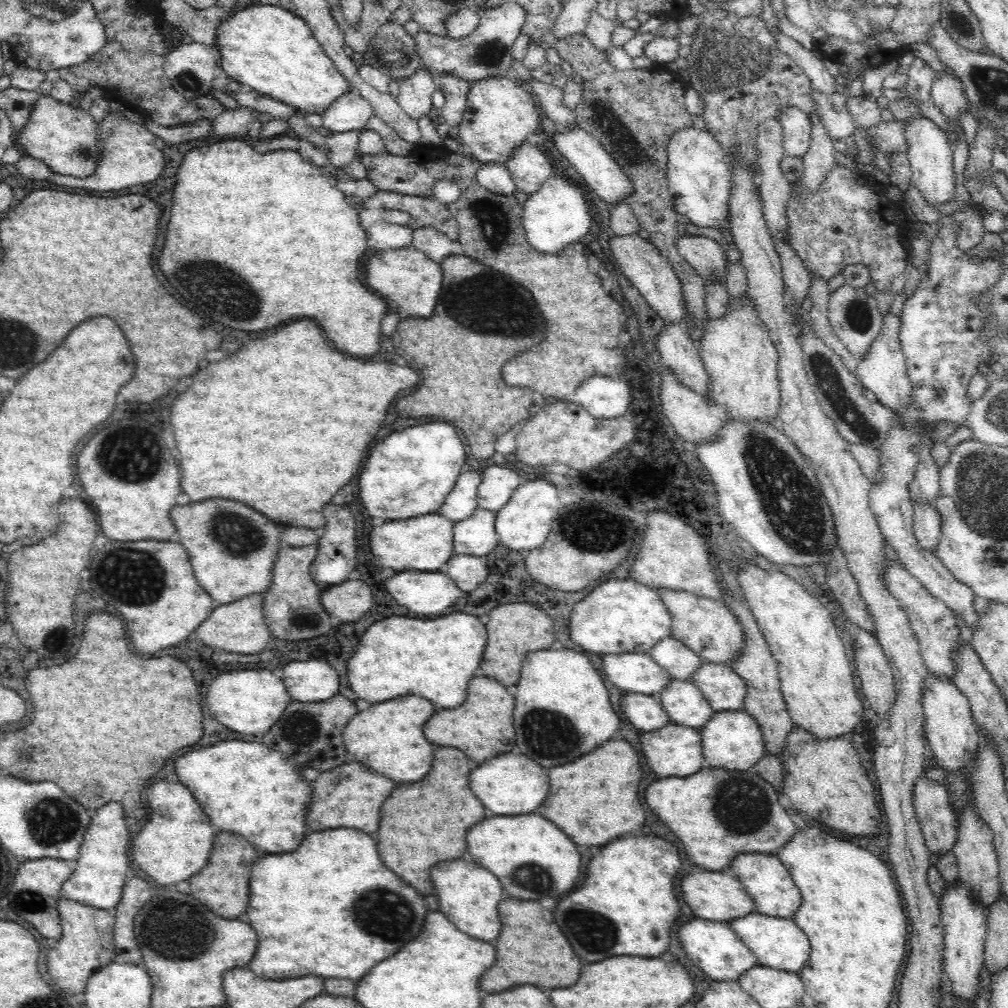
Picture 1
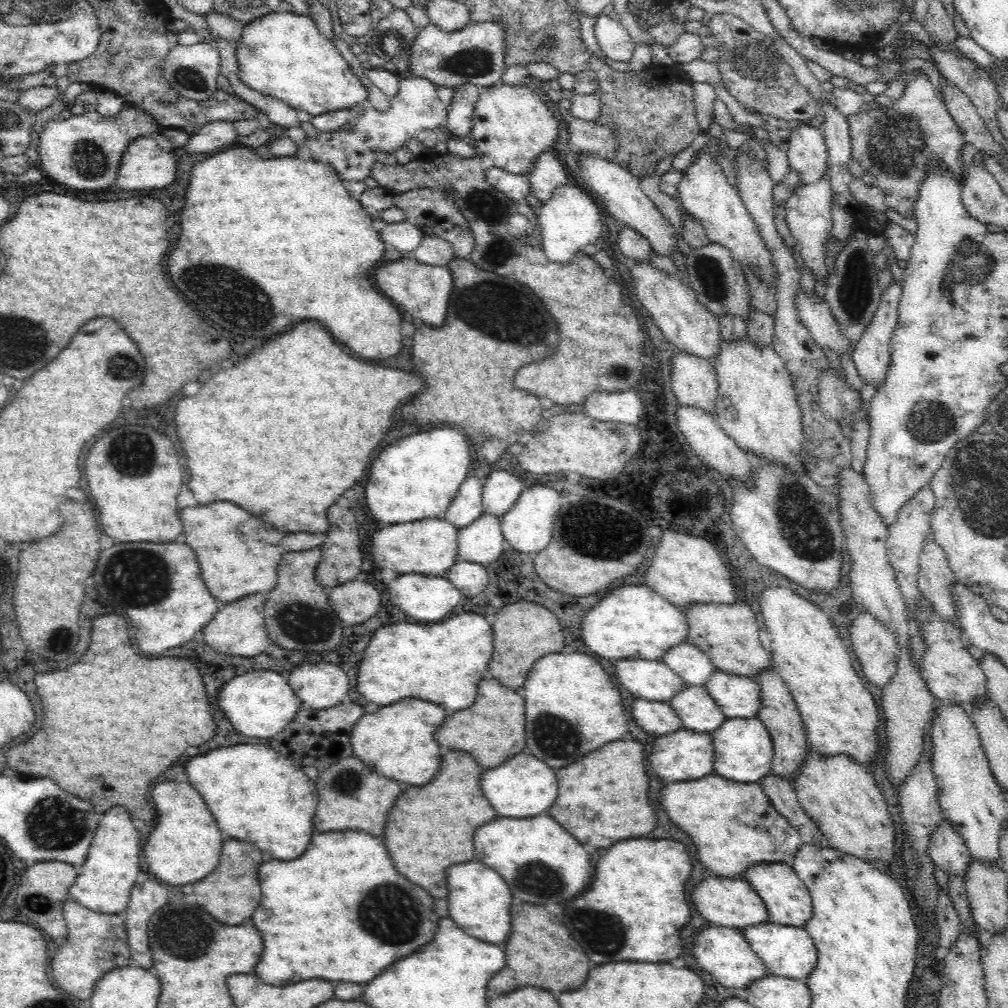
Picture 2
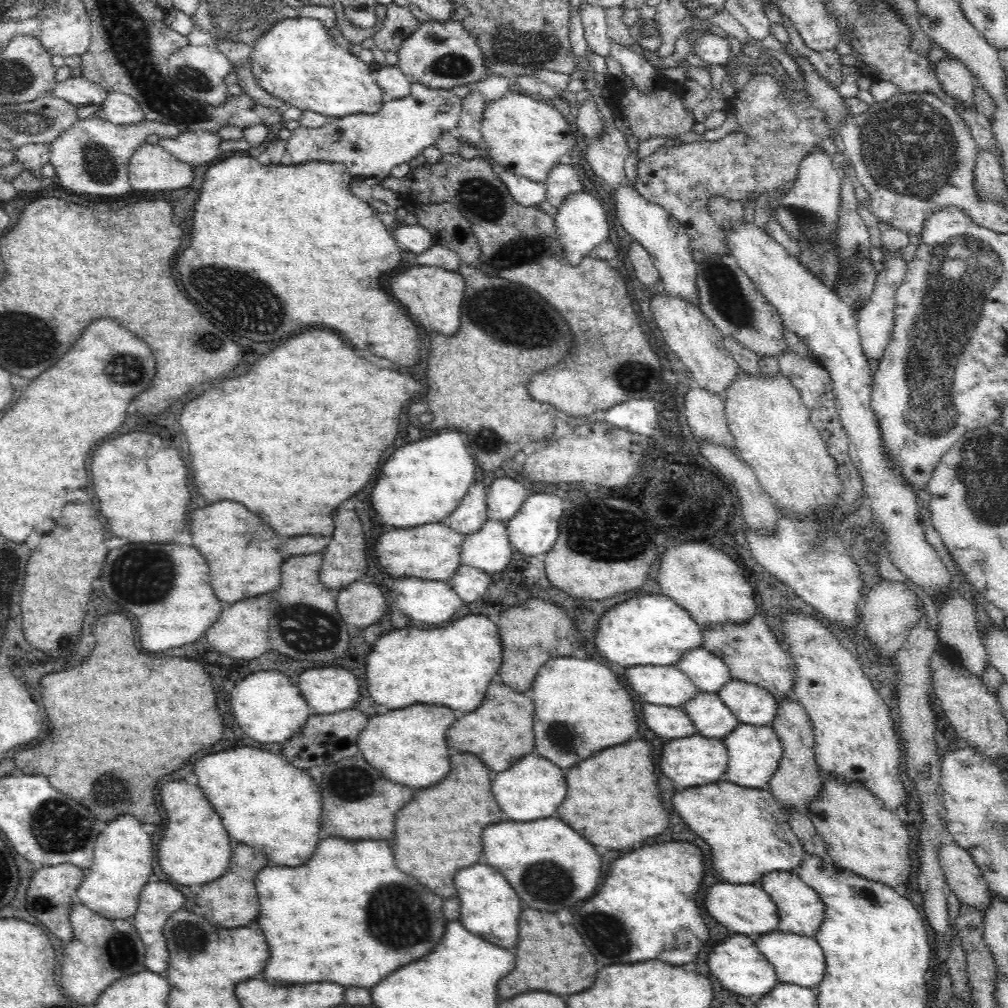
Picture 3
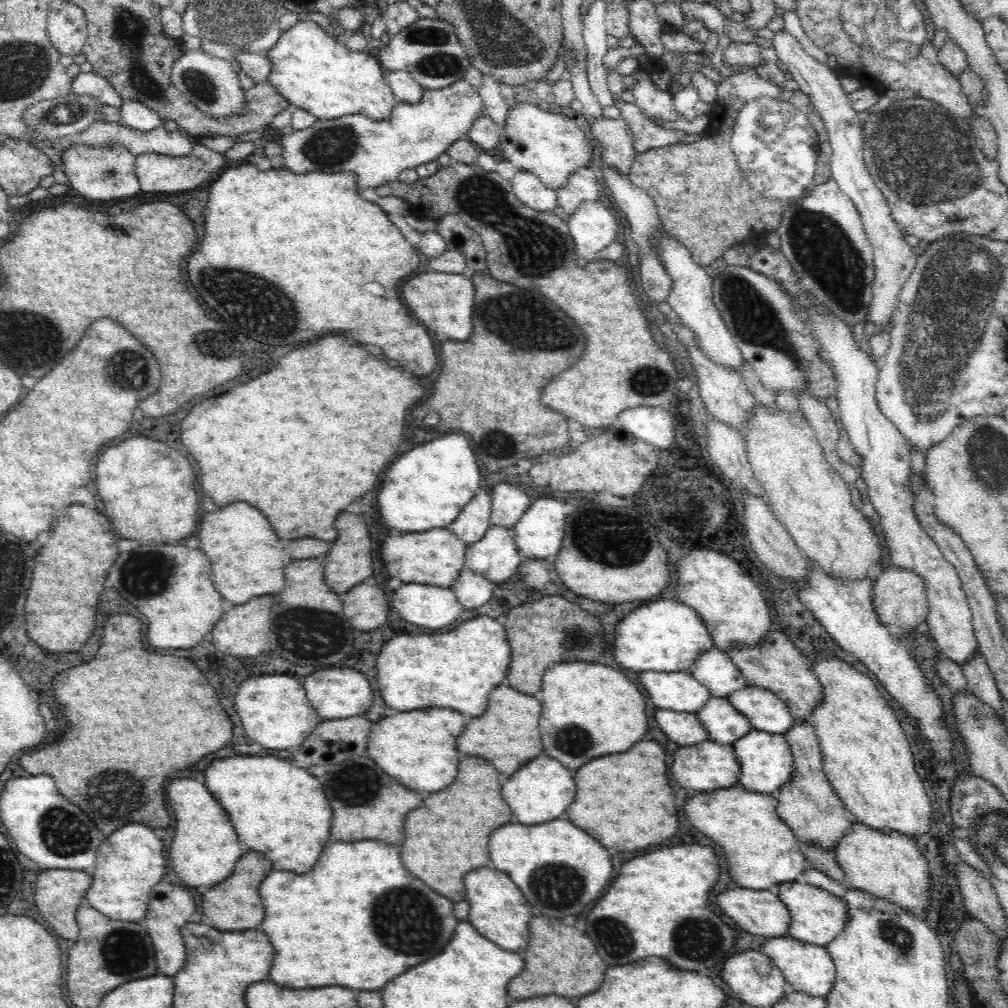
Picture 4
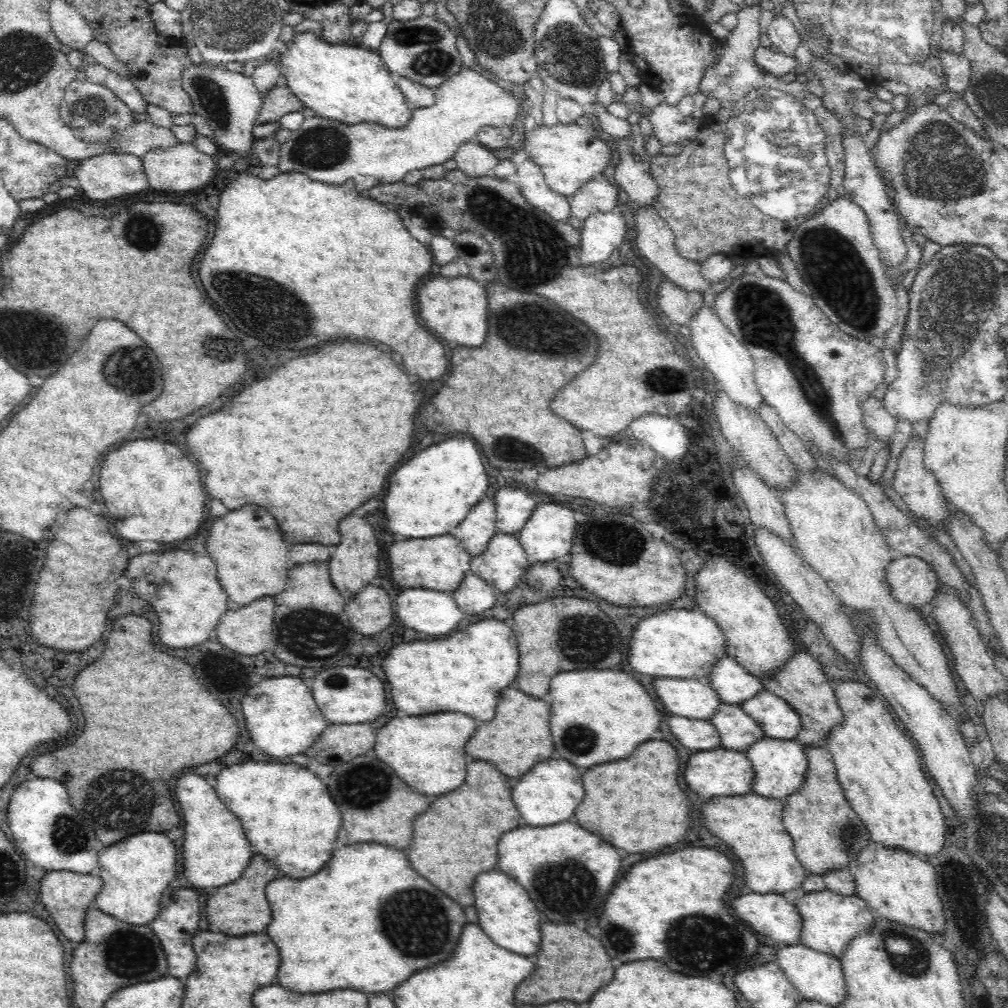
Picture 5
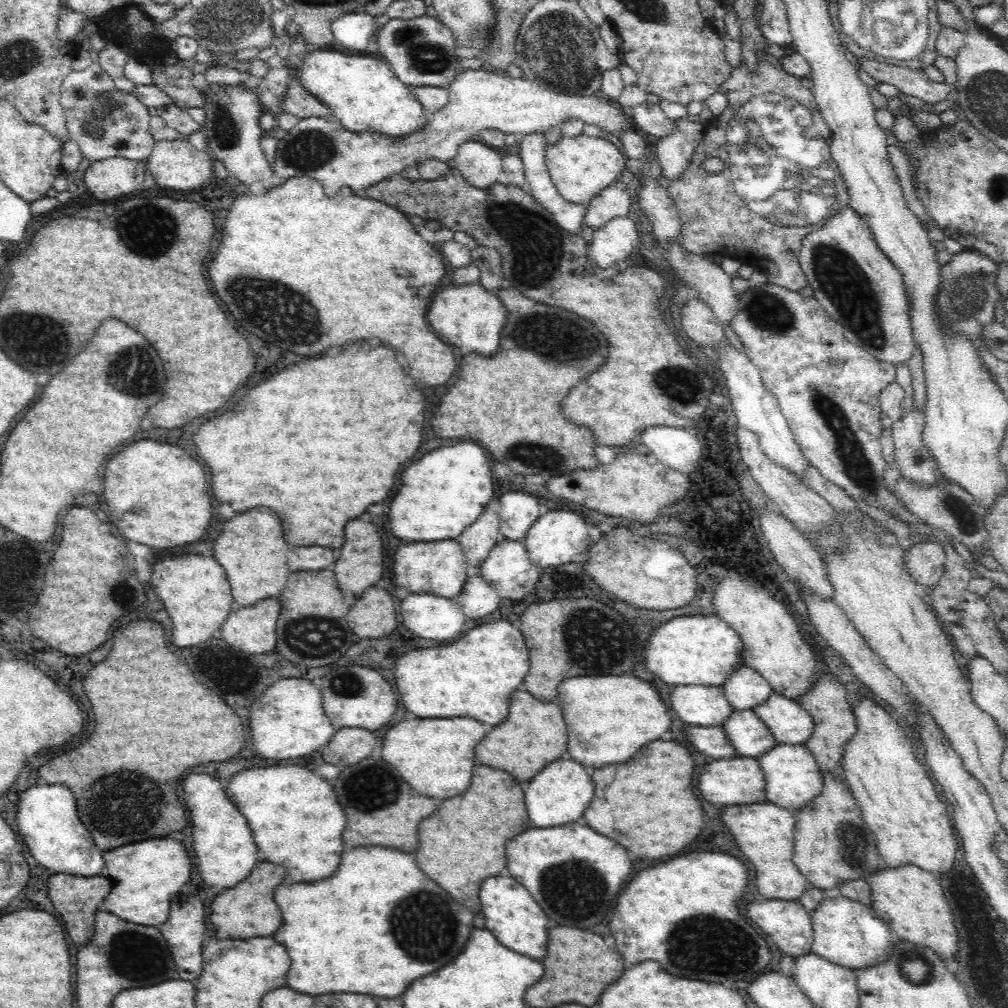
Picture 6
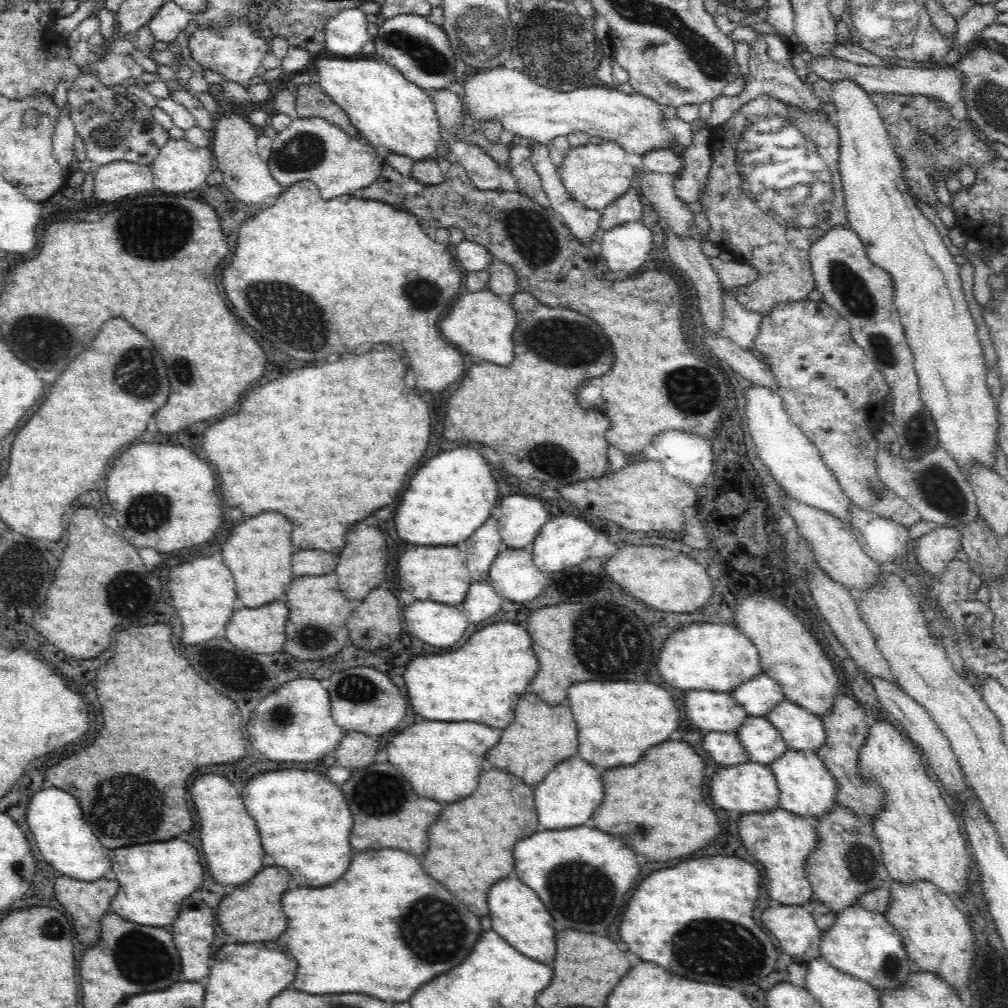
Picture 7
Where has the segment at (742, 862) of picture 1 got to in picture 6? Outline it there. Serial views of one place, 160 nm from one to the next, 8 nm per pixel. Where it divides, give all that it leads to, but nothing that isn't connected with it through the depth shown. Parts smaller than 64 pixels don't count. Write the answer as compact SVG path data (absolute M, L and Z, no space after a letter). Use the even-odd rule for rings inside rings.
M829 893L809 914L812 922L812 948L822 958L852 971L876 966L886 960L893 933L870 905L864 905L837 893Z

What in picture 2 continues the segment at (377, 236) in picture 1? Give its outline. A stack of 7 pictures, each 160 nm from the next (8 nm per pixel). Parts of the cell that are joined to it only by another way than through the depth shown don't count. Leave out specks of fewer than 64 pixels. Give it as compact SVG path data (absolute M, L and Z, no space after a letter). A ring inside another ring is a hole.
M407 220L398 223L388 223L384 230L378 232L380 239L386 242L389 248L398 250L401 254L412 254L418 248L423 238L423 232Z

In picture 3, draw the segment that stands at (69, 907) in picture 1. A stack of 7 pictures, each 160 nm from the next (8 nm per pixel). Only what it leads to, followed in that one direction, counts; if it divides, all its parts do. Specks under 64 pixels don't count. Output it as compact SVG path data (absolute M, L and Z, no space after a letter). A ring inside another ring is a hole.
M73 903L68 918L73 937L62 952L60 984L76 998L88 994L88 1004L82 1006L94 1004L100 993L112 982L146 969L144 944L132 924L132 917L110 920L82 903Z

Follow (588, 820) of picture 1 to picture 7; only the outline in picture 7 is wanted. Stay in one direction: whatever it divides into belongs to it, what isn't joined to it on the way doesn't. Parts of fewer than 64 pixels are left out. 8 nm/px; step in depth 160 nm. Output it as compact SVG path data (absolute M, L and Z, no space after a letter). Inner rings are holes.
M662 742L662 746L654 746L642 762L634 766L606 770L602 774L602 782L606 782L606 798L602 806L594 810L594 828L606 830L608 834L620 836L626 846L630 846L636 856L640 856L638 864L674 860L680 856L688 856L694 850L710 844L720 832L716 814L704 802L702 796L702 780L704 780L704 760L684 742Z

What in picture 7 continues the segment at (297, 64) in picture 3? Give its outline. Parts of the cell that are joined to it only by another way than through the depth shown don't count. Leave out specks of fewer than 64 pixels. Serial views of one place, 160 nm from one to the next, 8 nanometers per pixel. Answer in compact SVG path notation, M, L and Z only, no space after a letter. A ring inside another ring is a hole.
M313 57L312 60L316 65L315 74L320 89L346 111L352 126L368 143L414 161L438 158L436 144L442 140L443 133L438 127L434 103L425 90L408 81L394 66L378 58Z

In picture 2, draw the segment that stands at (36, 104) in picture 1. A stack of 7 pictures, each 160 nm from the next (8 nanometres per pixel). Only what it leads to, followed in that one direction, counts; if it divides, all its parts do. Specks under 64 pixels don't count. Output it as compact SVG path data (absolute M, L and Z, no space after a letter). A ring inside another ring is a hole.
M129 104L122 106L116 116L108 118L95 110L80 115L72 114L64 120L51 119L43 124L42 131L38 133L38 167L52 181L66 184L74 190L110 190L126 146L130 141L149 136L152 132L162 134L172 142L172 146L181 149L192 136L182 129L160 126L154 117Z

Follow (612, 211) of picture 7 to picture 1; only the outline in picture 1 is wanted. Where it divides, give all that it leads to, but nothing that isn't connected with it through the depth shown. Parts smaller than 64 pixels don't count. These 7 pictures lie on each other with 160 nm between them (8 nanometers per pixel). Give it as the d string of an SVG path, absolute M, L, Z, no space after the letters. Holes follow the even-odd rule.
M528 141L513 149L513 154L504 162L516 189L524 194L534 194L548 176L552 176L552 166L542 152Z

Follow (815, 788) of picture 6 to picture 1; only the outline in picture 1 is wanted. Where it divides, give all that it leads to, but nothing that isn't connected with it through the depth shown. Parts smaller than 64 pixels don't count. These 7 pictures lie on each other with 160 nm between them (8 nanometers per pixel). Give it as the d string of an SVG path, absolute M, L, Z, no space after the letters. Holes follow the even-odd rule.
M744 709L713 711L709 722L699 730L702 758L706 766L728 770L748 770L764 754L765 746L762 740L760 725Z

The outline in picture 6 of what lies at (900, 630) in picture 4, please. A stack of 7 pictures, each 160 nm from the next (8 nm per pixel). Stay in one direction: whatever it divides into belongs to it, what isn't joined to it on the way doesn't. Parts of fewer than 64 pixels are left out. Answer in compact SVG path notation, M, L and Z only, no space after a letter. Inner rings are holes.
M918 543L905 550L904 569L913 579L914 584L921 590L934 586L943 576L944 551L936 543Z

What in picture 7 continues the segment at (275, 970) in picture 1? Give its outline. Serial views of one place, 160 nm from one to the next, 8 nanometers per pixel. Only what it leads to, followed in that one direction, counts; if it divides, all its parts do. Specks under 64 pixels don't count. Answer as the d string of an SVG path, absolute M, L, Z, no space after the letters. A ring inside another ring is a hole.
M362 850L358 852L352 862L350 862L350 870L338 880L334 882L334 886L326 886L326 888L318 888L318 890L310 890L310 888L296 888L296 890L288 890L282 896L282 908L284 914L288 918L288 928L286 934L282 934L282 938L278 938L278 944L288 950L296 962L298 962L298 974L294 978L294 988L302 990L306 994L346 994L346 992L356 992L356 994L366 994L366 996L374 996L380 1000L392 1000L392 1002L404 1002L408 1000L424 982L436 978L438 974L458 966L472 950L466 950L466 934L470 934L470 946L477 940L478 934L478 918L466 910L440 882L436 882L434 878L426 876L420 862L416 860L416 856L400 852L400 850Z

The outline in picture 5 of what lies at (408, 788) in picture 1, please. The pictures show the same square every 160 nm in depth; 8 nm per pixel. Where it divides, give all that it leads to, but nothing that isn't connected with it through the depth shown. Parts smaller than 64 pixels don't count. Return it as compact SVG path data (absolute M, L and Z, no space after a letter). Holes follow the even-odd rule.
M472 762L468 764L466 782L458 790L440 796L414 820L414 840L408 850L410 866L460 906L474 904L474 878L480 872L492 870L498 862L498 838L504 832L526 824L510 800L510 790L508 778L492 764Z

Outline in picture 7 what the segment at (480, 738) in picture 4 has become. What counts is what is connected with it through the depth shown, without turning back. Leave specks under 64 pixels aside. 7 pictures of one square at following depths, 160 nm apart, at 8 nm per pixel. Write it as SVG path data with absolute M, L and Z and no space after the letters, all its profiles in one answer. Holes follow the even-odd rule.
M524 694L518 700L514 722L506 730L502 730L502 738L498 740L498 746L490 750L488 760L496 768L508 770L514 776L522 778L528 786L536 786L558 762L576 754L577 748L578 734L570 708L548 706L536 694Z

